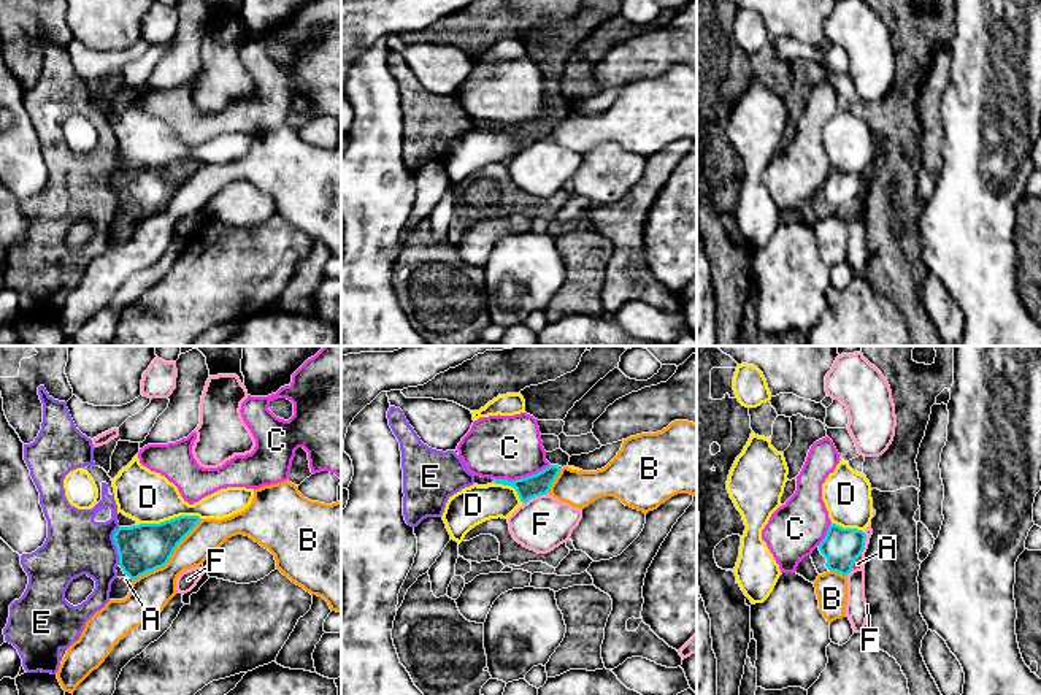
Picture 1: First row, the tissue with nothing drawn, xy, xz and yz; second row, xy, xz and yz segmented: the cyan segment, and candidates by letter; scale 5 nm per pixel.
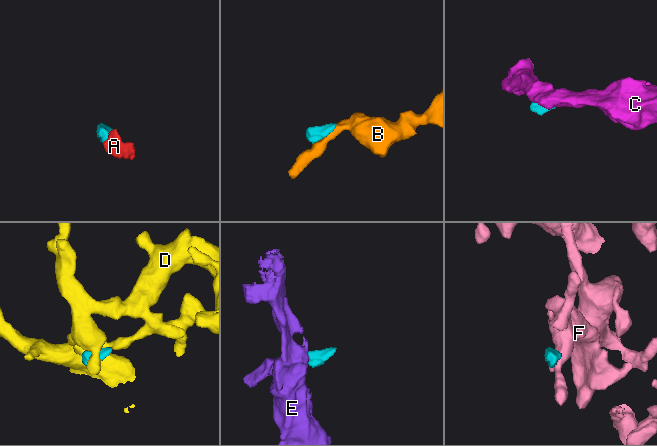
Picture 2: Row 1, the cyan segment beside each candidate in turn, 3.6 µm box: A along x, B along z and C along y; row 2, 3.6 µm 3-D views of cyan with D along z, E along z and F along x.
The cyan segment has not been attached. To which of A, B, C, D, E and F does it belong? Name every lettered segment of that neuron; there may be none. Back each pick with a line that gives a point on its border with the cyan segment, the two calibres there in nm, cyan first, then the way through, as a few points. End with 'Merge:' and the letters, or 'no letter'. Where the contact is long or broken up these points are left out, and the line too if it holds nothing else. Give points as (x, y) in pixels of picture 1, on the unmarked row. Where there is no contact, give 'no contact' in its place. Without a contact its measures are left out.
A: meets cyan in yz at (856, 203); 190 nm thick on the cyan side, 40 nm on the other; runs through yz (841, 191), (856, 203), (857, 208)
Merge: A

